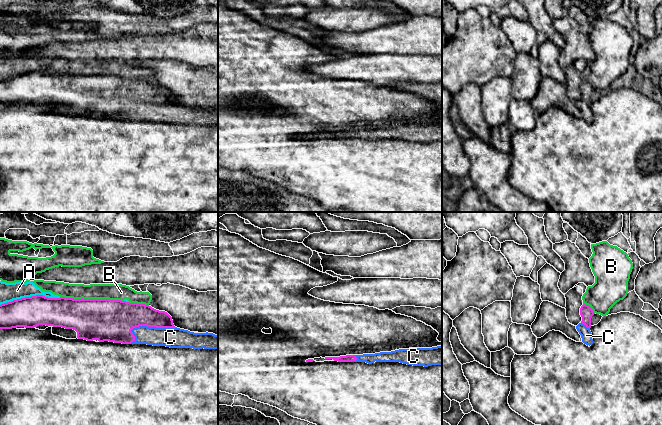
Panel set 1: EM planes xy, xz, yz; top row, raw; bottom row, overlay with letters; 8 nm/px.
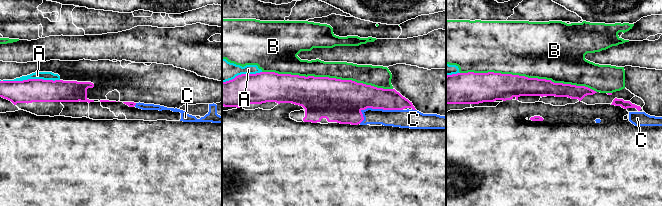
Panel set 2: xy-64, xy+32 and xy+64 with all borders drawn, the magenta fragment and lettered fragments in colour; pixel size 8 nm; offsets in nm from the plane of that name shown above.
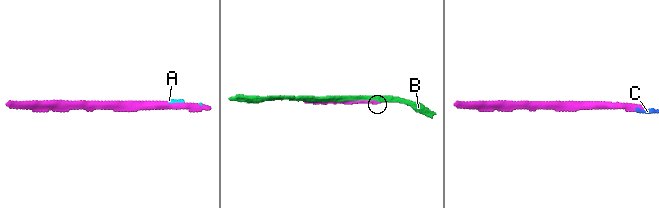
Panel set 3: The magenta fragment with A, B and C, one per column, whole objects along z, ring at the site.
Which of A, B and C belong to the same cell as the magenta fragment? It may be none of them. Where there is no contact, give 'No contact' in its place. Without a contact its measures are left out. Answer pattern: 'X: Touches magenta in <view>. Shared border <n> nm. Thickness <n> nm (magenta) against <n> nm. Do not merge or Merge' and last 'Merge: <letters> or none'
A: Touches magenta in xy. Shared border 500 nm. Thickness 260 nm (magenta) against 140 nm. Do not merge
B: Touches magenta in xy. Shared border 500 nm. Thickness 340 nm (magenta) against 130 nm. Do not merge
C: Touches magenta in xy. Shared border 400 nm. Thickness 300 nm (magenta) against 160 nm. Merge
Merge: C

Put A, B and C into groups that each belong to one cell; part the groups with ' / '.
A B / C

